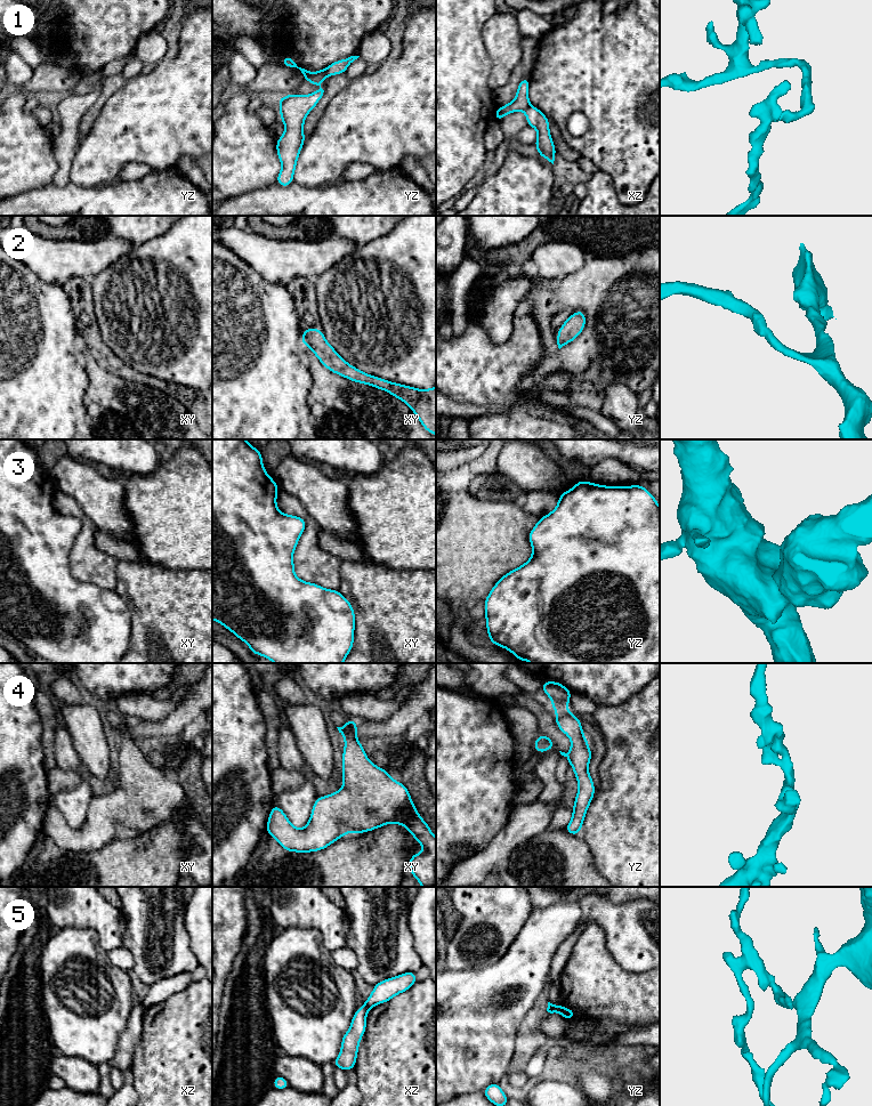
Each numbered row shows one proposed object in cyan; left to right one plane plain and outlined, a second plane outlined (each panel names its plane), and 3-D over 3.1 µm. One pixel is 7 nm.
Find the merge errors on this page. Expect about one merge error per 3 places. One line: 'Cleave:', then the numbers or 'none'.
Cleave: 1, 5

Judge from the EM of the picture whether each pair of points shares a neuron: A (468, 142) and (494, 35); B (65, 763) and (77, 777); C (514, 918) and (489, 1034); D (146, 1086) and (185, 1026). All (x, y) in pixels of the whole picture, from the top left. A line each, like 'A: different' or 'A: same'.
A: different
B: different
C: different
D: same

